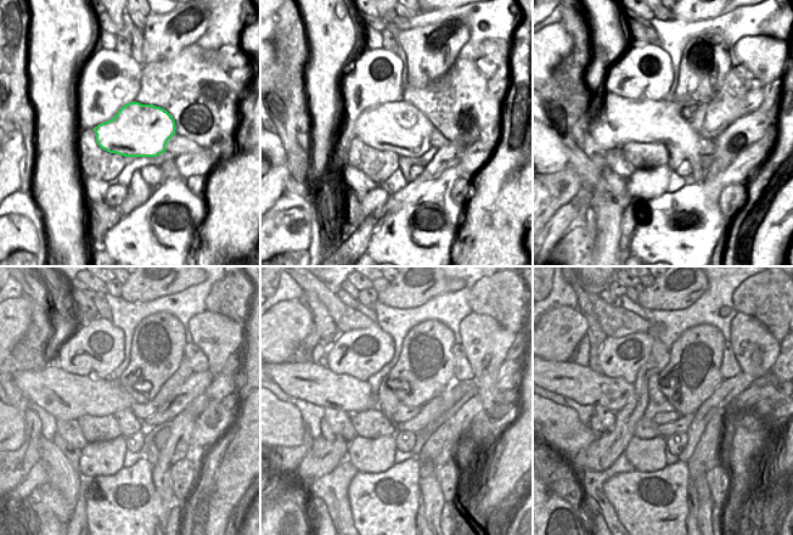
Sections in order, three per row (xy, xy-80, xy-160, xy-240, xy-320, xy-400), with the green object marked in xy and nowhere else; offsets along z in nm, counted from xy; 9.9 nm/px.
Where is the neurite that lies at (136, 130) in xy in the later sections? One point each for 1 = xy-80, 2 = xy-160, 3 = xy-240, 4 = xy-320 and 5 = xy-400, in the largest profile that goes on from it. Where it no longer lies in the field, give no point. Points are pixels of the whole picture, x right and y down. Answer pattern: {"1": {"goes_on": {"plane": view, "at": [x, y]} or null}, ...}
{"1": {"goes_on": {"plane": "xy-80", "at": [397, 127]}}, "2": {"goes_on": {"plane": "xy-160", "at": [624, 120]}}, "3": {"goes_on": {"plane": "xy-240", "at": [65, 395]}}, "4": {"goes_on": {"plane": "xy-320", "at": [316, 384]}}, "5": {"goes_on": {"plane": "xy-400", "at": [567, 378]}}}

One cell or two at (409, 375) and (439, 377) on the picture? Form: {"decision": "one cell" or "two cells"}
{"decision": "one cell"}

